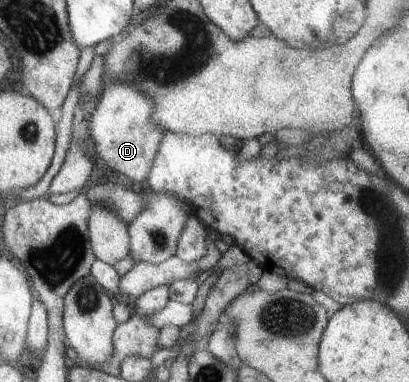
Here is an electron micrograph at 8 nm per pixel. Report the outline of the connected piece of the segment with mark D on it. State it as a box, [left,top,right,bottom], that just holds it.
[87,78,164,182]

